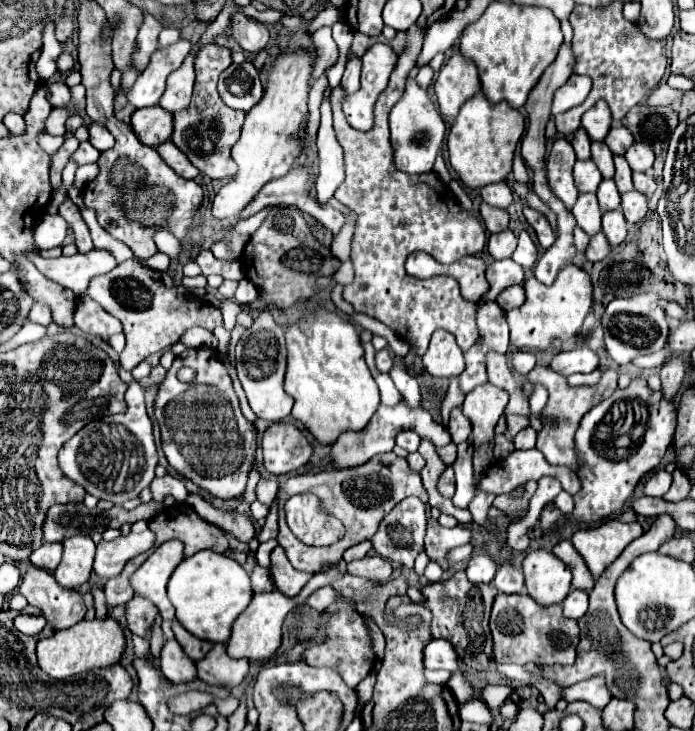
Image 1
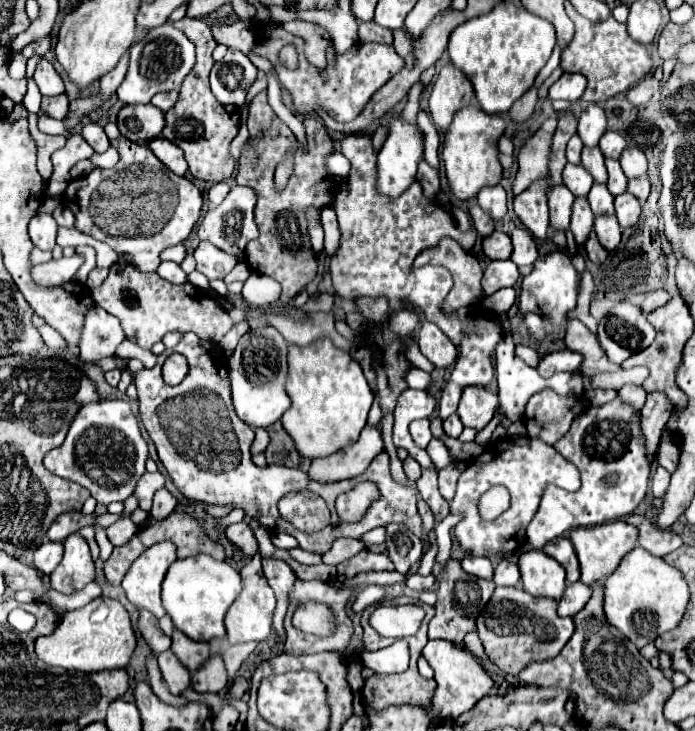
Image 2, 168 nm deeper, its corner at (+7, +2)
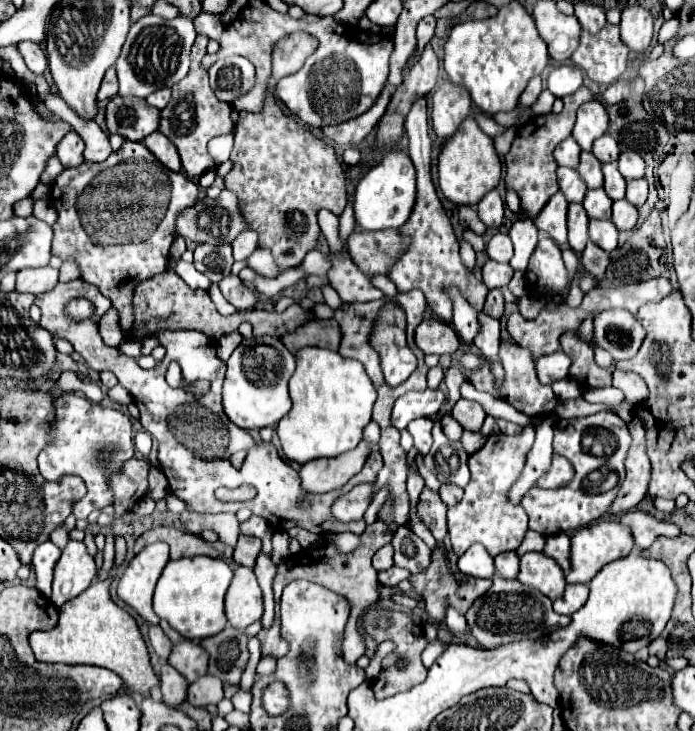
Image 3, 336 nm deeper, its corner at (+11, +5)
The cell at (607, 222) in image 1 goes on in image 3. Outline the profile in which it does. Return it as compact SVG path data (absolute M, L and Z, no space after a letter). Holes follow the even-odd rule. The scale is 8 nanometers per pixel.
M591 219L589 221L589 237L595 245L599 245L605 251L613 251L617 247L617 227L613 225L613 221L597 221Z

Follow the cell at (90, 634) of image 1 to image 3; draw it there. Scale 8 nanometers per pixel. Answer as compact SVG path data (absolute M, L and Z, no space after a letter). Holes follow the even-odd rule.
M93 581L85 593L67 601L59 611L59 623L49 631L35 631L29 635L31 649L37 661L67 663L67 665L97 665L115 671L129 691L149 695L149 689L159 683L151 669L145 641L137 629L135 619L109 597L111 581Z

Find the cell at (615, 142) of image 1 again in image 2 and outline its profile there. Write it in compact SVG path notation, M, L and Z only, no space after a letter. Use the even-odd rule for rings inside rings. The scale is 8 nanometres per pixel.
M607 130L601 140L599 140L599 148L603 152L605 158L613 158L613 160L619 160L623 148L625 148L625 140L621 134L613 132L613 130Z

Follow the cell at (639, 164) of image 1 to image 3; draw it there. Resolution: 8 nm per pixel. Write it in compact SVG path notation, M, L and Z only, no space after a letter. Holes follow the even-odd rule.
M623 151L619 155L619 171L625 179L639 179L645 175L645 161L635 151Z

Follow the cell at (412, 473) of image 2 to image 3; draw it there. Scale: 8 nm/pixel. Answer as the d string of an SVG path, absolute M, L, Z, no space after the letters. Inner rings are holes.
M407 457L407 463L409 463L409 479L407 479L407 491L409 491L409 497L411 497L411 507L419 503L419 493L423 491L425 483L423 483L423 477L419 473L415 473L415 463L411 457Z

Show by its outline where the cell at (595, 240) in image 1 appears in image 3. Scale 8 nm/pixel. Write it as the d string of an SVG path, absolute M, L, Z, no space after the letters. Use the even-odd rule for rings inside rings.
M589 241L585 251L581 253L581 265L595 279L603 279L605 269L609 265L609 253L605 253L601 247L597 247L597 245L593 245L593 241Z

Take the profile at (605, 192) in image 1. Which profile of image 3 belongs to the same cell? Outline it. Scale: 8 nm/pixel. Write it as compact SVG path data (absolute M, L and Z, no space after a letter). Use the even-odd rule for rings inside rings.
M589 189L583 207L591 219L611 219L611 199L603 189Z

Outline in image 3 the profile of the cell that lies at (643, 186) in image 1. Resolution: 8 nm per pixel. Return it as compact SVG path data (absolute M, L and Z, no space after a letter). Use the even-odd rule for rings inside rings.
M631 179L627 181L627 197L629 203L633 203L635 207L643 205L647 199L647 181L645 179Z

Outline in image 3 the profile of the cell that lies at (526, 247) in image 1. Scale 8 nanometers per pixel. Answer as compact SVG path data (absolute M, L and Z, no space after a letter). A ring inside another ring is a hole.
M519 219L519 221L515 221L513 227L509 229L509 237L511 237L513 247L515 247L515 253L513 253L513 259L509 261L509 265L511 265L513 269L525 271L525 269L527 269L527 261L529 261L531 253L533 253L535 247L537 247L539 229L535 227L533 221Z

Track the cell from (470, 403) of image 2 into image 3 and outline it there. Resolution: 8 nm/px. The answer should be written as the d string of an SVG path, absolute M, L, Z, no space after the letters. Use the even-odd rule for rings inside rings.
M459 399L451 411L451 415L461 423L461 427L465 431L479 431L481 425L483 425L483 419L485 419L485 411L479 403L475 401L467 401L467 399Z

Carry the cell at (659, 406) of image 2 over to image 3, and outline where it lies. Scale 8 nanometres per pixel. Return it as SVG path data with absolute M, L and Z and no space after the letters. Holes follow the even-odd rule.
M637 417L629 423L629 433L633 437L627 461L625 461L625 469L627 469L627 477L625 483L621 485L621 491L615 499L615 503L611 505L609 513L625 513L633 507L637 507L637 503L643 501L643 497L647 495L647 483L651 477L651 463L649 457L645 453L645 425L641 425L637 421Z

